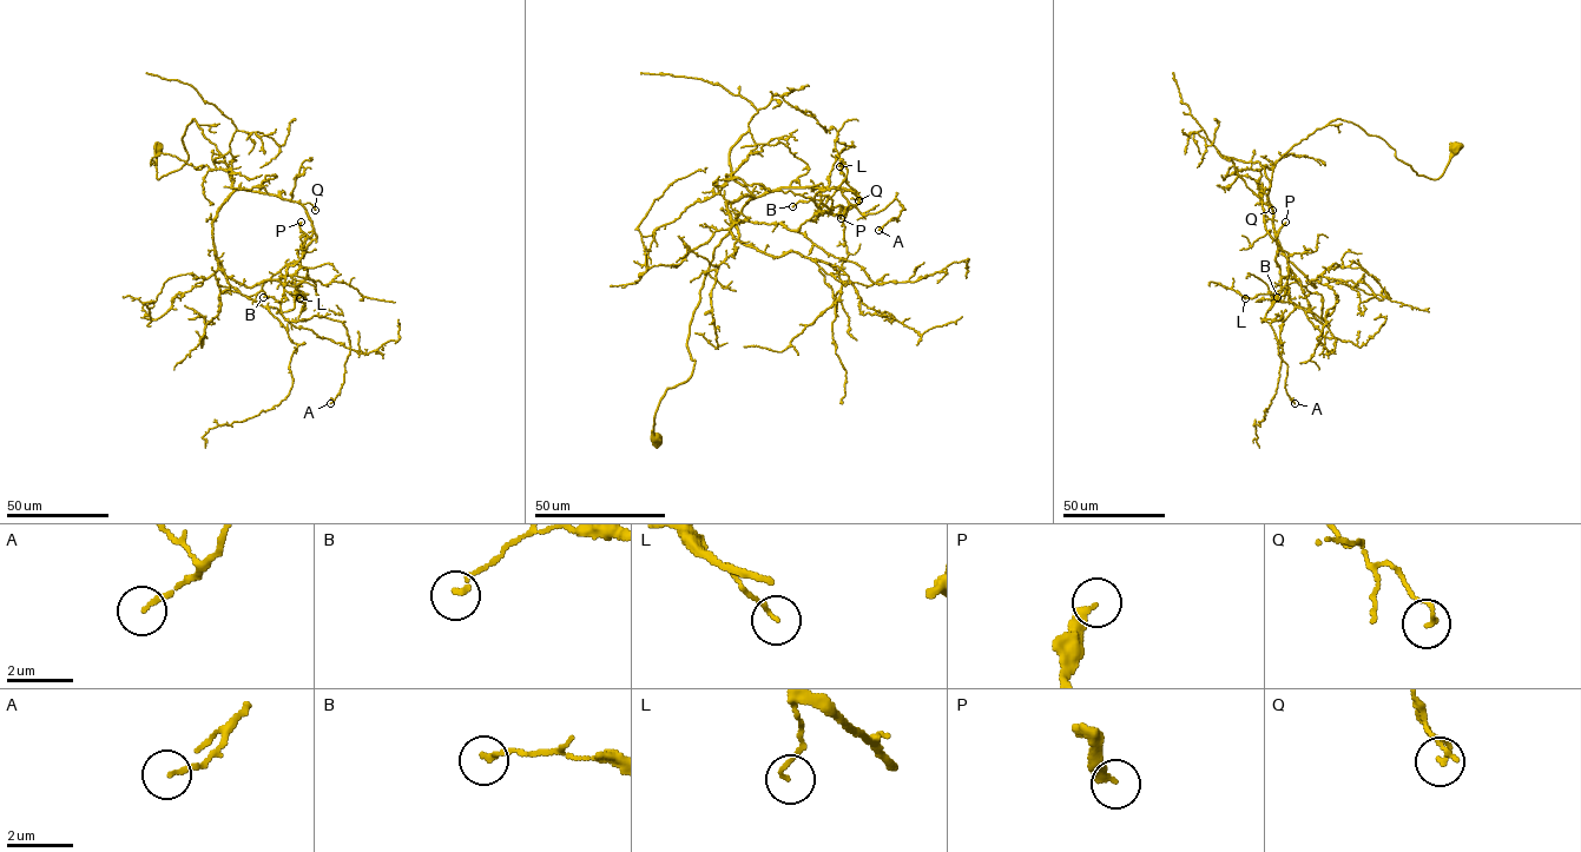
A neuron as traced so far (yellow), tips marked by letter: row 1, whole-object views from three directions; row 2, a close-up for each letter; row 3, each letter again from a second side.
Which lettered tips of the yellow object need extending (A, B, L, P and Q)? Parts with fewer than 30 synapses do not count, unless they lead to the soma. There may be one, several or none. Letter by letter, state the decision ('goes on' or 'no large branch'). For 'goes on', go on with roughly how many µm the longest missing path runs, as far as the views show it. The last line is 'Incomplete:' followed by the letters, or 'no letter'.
A: no large branch
B: no large branch
L: no large branch
P: goes on; about 90 µm are missing
Q: no large branch
Incomplete: P

